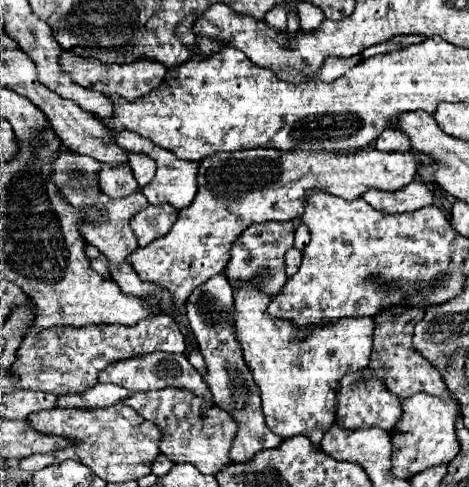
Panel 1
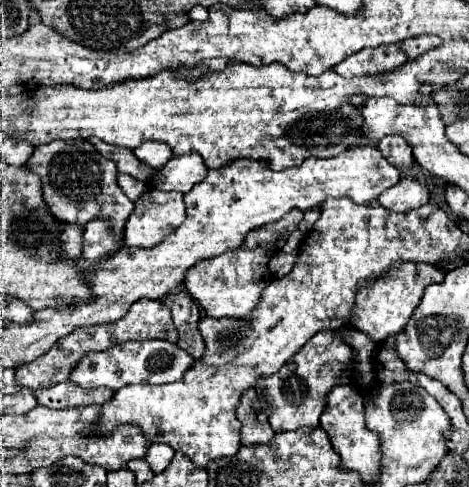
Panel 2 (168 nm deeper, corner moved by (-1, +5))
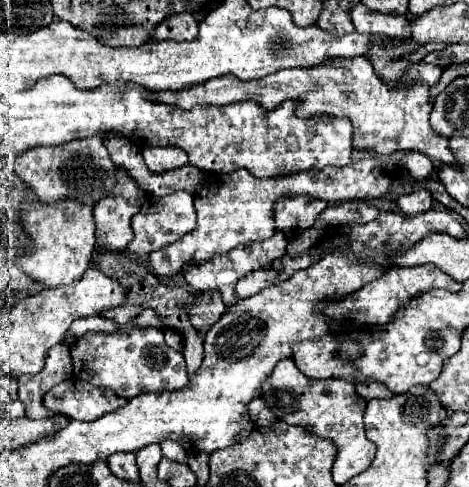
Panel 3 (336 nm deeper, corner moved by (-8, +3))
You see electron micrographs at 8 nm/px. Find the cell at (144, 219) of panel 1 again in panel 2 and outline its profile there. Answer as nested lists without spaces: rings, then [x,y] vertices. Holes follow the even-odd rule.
[[[145,190],[141,198],[137,198],[133,212],[127,218],[125,224],[125,246],[137,246],[137,248],[153,248],[161,244],[175,228],[179,228],[185,220],[185,204],[181,192],[157,192],[157,190]]]

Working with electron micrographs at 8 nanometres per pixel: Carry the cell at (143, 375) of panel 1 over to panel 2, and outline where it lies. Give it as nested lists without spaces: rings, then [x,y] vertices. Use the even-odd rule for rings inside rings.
[[[163,340],[123,342],[123,344],[107,348],[105,352],[85,354],[79,366],[73,368],[73,374],[69,376],[69,380],[73,380],[75,384],[83,388],[109,388],[117,392],[119,388],[129,386],[129,384],[177,382],[179,374],[185,374],[193,362],[195,360],[185,350],[179,350],[179,346],[171,342],[163,342]]]

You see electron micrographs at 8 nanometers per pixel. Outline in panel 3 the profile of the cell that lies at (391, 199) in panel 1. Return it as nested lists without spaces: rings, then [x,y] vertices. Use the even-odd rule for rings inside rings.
[[[420,188],[420,190],[414,190],[410,194],[402,194],[396,200],[396,206],[400,208],[402,214],[416,216],[416,214],[426,212],[426,210],[432,208],[432,194],[426,188]]]

